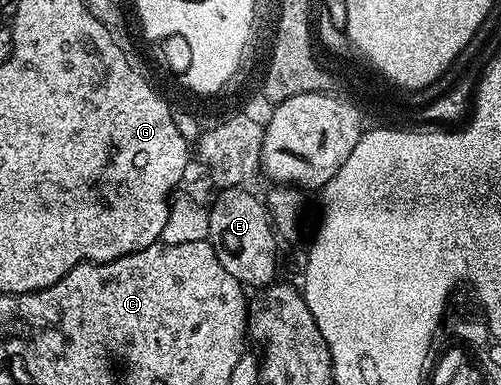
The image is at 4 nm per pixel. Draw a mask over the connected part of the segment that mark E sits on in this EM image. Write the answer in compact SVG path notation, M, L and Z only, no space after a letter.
M241 186L228 187L217 192L218 200L210 207L208 241L220 265L224 265L224 269L228 269L228 273L232 273L238 283L247 288L261 289L275 278L274 270L278 267L278 247L274 244L275 227L270 222L265 202L246 190L245 186Z

